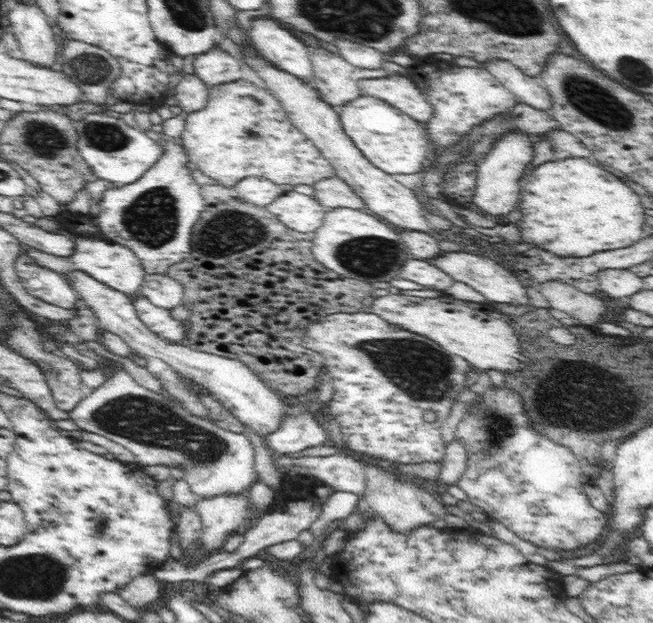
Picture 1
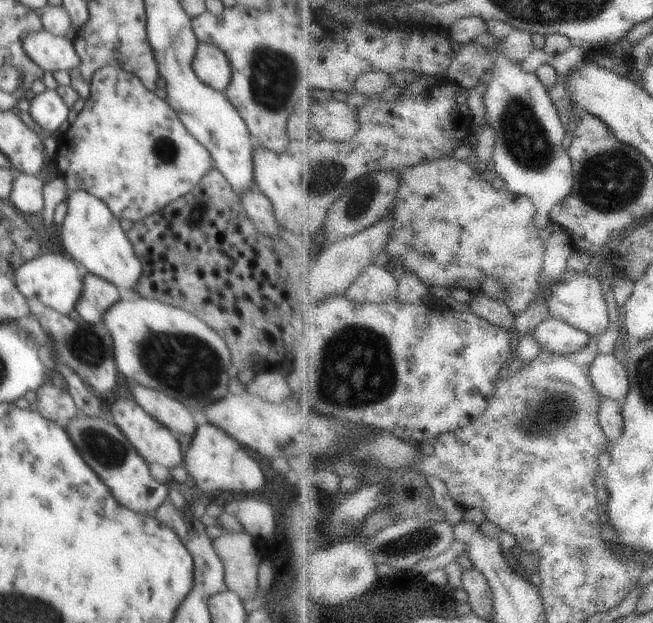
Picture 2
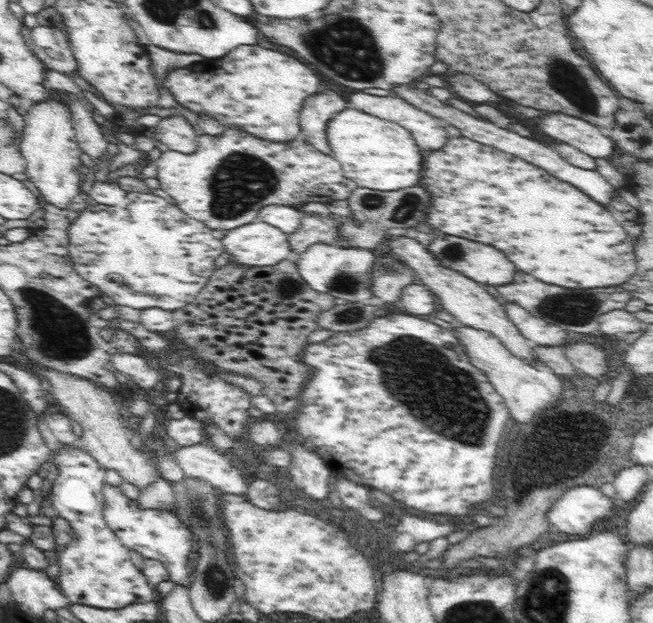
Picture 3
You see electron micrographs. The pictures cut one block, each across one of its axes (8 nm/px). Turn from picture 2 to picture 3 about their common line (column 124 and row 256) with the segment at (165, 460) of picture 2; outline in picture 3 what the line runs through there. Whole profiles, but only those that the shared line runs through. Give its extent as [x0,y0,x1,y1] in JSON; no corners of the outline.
[386,235,538,363]

